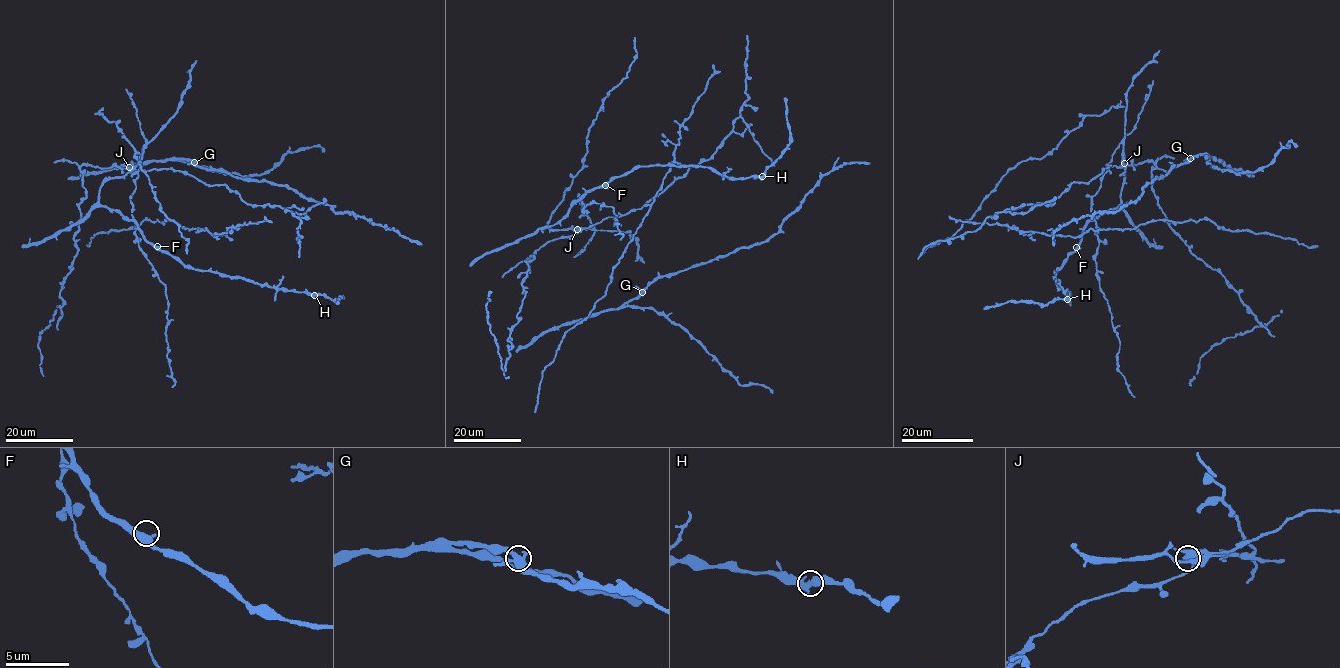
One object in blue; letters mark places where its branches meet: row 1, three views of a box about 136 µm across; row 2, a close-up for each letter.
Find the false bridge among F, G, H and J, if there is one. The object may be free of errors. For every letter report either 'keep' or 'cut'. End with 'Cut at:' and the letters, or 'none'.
F: keep
G: keep
H: keep
J: keep
Cut at: none

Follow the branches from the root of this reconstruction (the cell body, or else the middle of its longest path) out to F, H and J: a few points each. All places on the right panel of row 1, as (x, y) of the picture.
F: (1046, 205), (1052, 205), (1073, 182), (1087, 183), (1110, 165), (1124, 167), (1120, 204), (1092, 219), (1076, 247)
H: (1046, 205), (1073, 182), (1087, 183), (1110, 165), (1125, 169), (1120, 204), (1086, 224), (1056, 272), (1067, 299)
J: (1046, 205), (1052, 205), (1073, 182), (1087, 183), (1105, 168), (1122, 167), (1124, 163)

